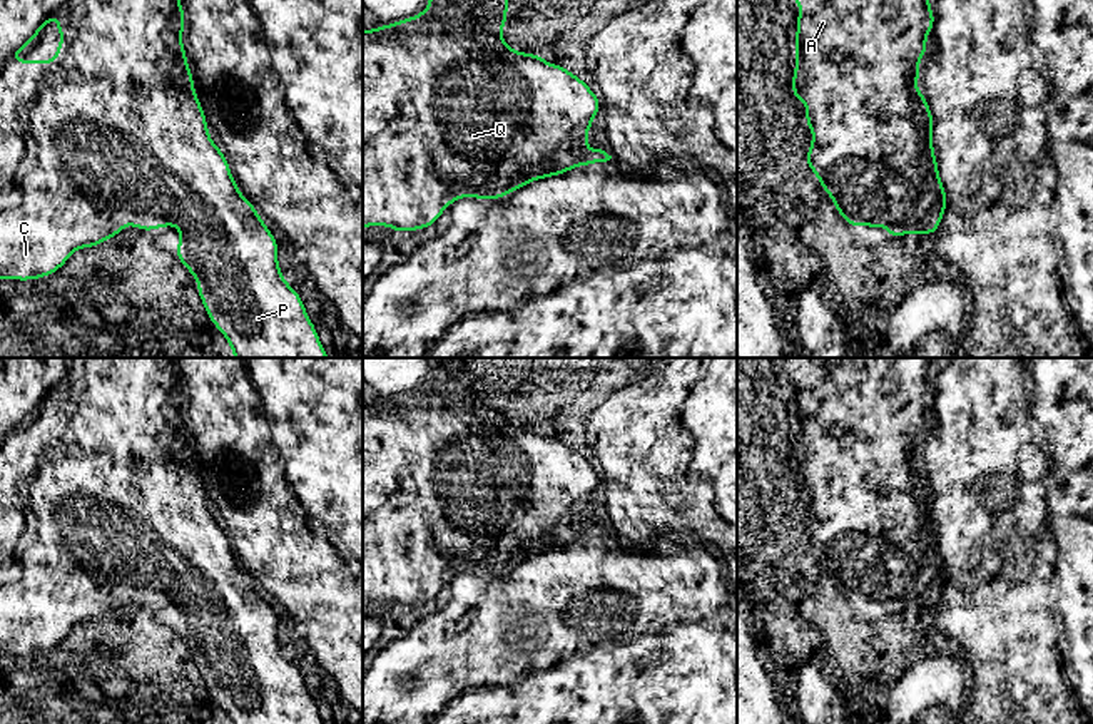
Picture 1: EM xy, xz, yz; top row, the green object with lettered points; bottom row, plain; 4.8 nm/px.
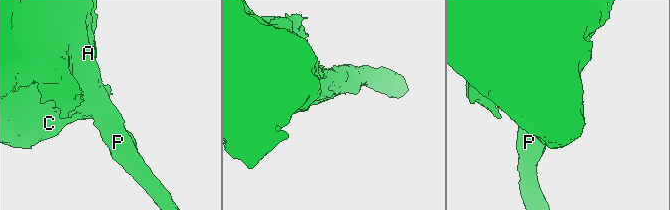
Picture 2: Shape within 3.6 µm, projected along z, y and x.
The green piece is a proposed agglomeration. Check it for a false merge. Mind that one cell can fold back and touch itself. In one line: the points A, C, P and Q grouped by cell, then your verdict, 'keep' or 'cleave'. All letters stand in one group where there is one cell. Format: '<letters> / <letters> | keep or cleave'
A C P Q | keep

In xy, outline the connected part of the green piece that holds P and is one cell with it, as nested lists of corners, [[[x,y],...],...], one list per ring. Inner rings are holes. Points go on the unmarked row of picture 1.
[[[0,358],[0,654],[17,654],[17,655],[32,655],[57,647],[72,630],[74,625],[82,622],[97,622],[100,617],[112,614],[115,609],[124,605],[124,599],[134,599],[137,605],[155,605],[157,602],[169,602],[174,599],[180,604],[177,615],[175,632],[180,635],[187,645],[197,654],[197,667],[207,686],[212,699],[222,707],[232,724],[324,724],[314,697],[309,694],[304,677],[296,664],[282,652],[282,645],[277,637],[277,615],[274,609],[264,599],[264,594],[257,589],[254,579],[244,572],[232,552],[229,537],[222,528],[221,522],[211,515],[209,500],[202,478],[197,473],[194,463],[194,450],[187,438],[187,428],[182,418],[182,406],[186,401],[186,390],[182,385],[182,376],[175,358]],[[57,383],[62,383],[62,393],[55,396],[57,405],[62,410],[62,415],[57,418],[57,430],[53,435],[12,435],[10,431],[27,420],[35,416],[40,403],[47,400],[48,395],[53,395]]]

